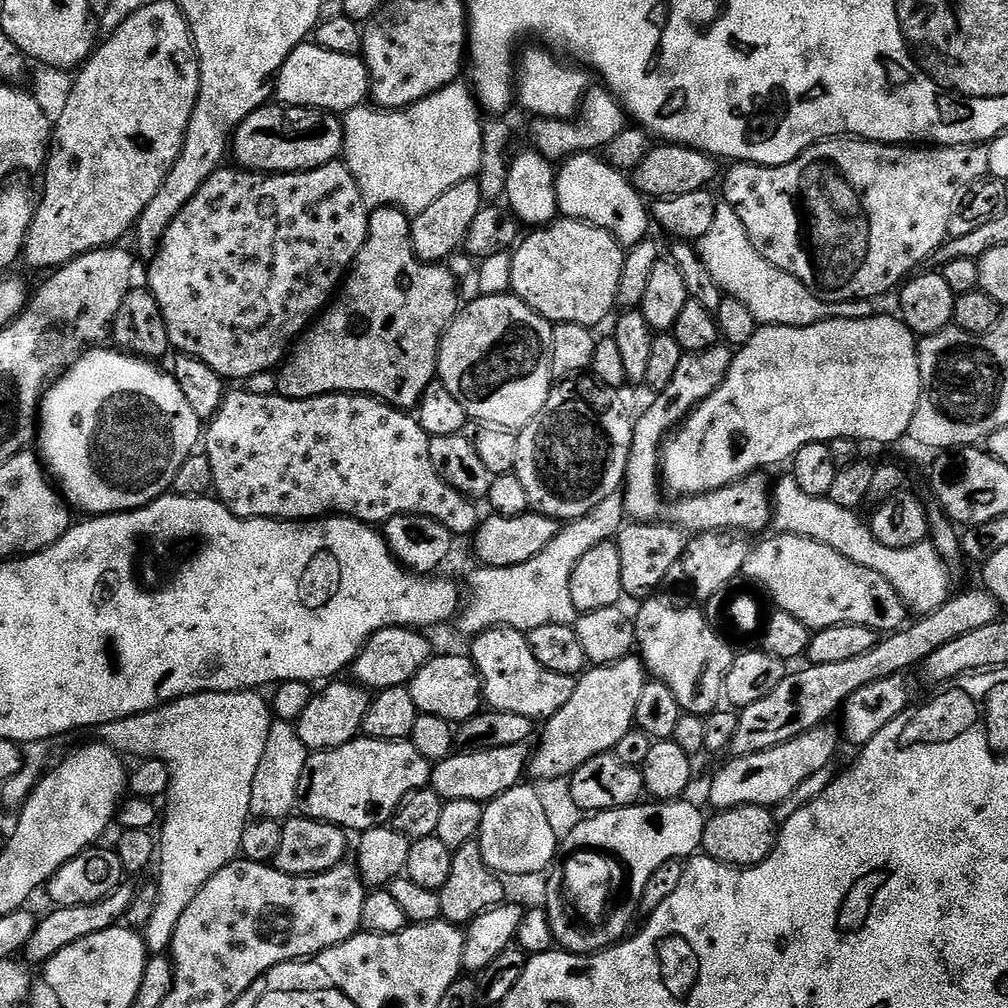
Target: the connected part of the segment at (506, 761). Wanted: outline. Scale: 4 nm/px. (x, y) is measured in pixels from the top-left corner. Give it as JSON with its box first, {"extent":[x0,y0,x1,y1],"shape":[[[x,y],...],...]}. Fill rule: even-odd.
{"extent":[430,744,529,804],"shape":[[[522,744],[501,746],[498,750],[456,752],[433,767],[430,786],[445,802],[457,800],[484,804],[521,783],[525,779],[529,759],[529,749]]]}

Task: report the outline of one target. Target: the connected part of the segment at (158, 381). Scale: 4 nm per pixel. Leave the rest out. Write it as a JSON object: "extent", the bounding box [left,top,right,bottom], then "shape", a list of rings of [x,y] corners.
{"extent":[38,347,202,517],"shape":[[[104,347],[85,351],[49,387],[40,401],[38,417],[38,455],[45,469],[58,481],[65,501],[77,513],[89,517],[132,512],[165,495],[202,440],[202,421],[186,402],[182,386],[171,371],[163,372],[160,366],[139,356]]]}

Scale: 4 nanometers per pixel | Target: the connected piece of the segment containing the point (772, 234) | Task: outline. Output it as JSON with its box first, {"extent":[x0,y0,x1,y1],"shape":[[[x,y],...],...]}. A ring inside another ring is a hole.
{"extent":[722,138,990,304],"shape":[[[829,138],[821,140],[812,148],[807,148],[798,159],[777,168],[767,168],[764,164],[733,163],[729,167],[732,169],[724,176],[722,200],[723,203],[731,206],[734,214],[738,214],[742,226],[746,226],[746,234],[750,234],[750,242],[754,242],[754,250],[758,250],[758,254],[762,254],[762,258],[766,258],[766,262],[778,266],[778,270],[786,270],[786,274],[798,278],[798,282],[806,285],[819,300],[823,300],[825,304],[851,304],[857,300],[872,302],[875,301],[875,296],[886,295],[892,287],[895,289],[901,281],[911,277],[919,269],[916,267],[927,256],[935,257],[939,253],[942,245],[949,239],[950,210],[954,206],[954,202],[971,184],[985,179],[989,175],[989,166],[990,154],[983,144],[963,144],[962,146],[942,148],[939,146],[875,144],[872,140],[859,138]]]}

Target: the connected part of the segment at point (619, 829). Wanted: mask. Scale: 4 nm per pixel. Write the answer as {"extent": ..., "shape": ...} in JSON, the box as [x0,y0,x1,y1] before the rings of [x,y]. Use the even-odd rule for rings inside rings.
{"extent":[558,798,705,897],"shape":[[[688,798],[667,802],[641,802],[629,808],[589,815],[581,824],[576,824],[569,830],[568,837],[559,841],[558,851],[564,856],[568,856],[568,848],[604,848],[604,852],[612,852],[612,856],[616,856],[616,860],[624,860],[624,868],[628,868],[628,892],[636,892],[643,897],[647,884],[659,868],[666,867],[671,860],[687,861],[701,851],[705,819],[705,813],[700,813]]]}

